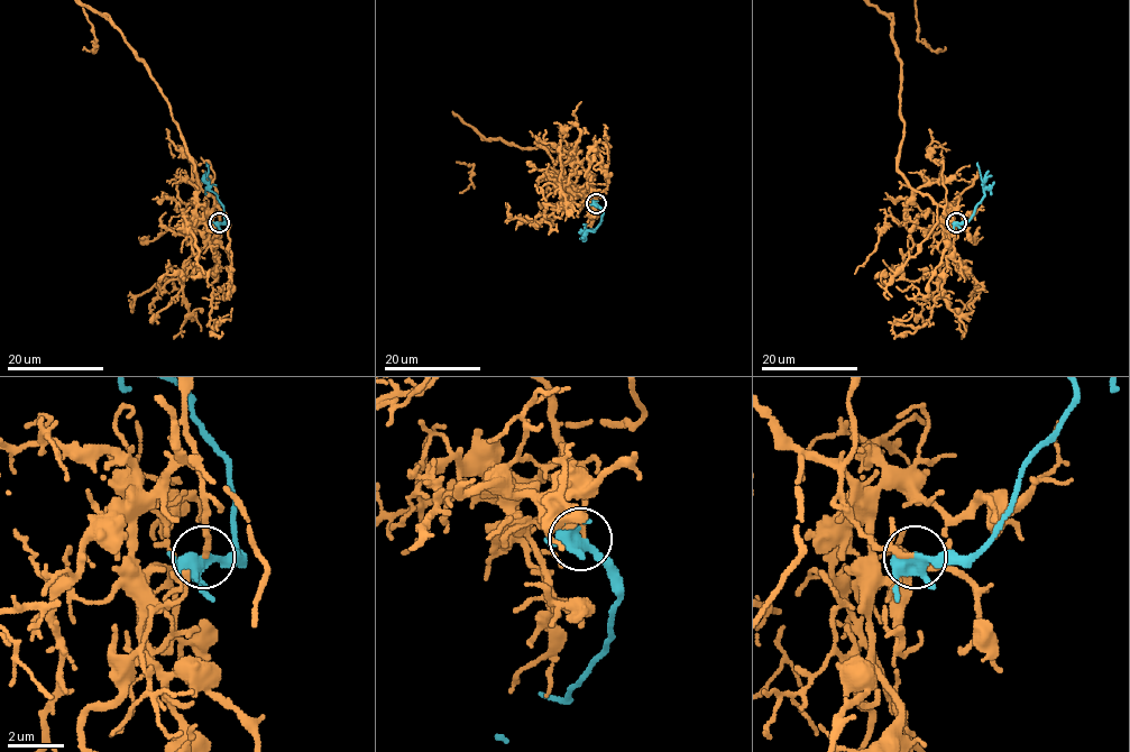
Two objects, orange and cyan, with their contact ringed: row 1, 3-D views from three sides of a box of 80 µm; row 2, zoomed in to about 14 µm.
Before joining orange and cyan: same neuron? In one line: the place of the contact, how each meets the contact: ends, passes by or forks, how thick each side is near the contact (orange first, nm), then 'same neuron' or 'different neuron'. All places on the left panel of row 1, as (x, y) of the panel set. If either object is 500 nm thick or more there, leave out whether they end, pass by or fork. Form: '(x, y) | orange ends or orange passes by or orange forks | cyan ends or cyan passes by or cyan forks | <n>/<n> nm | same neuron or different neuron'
(219, 222) | orange passes by | cyan forks | 120/400 nm | same neuron

